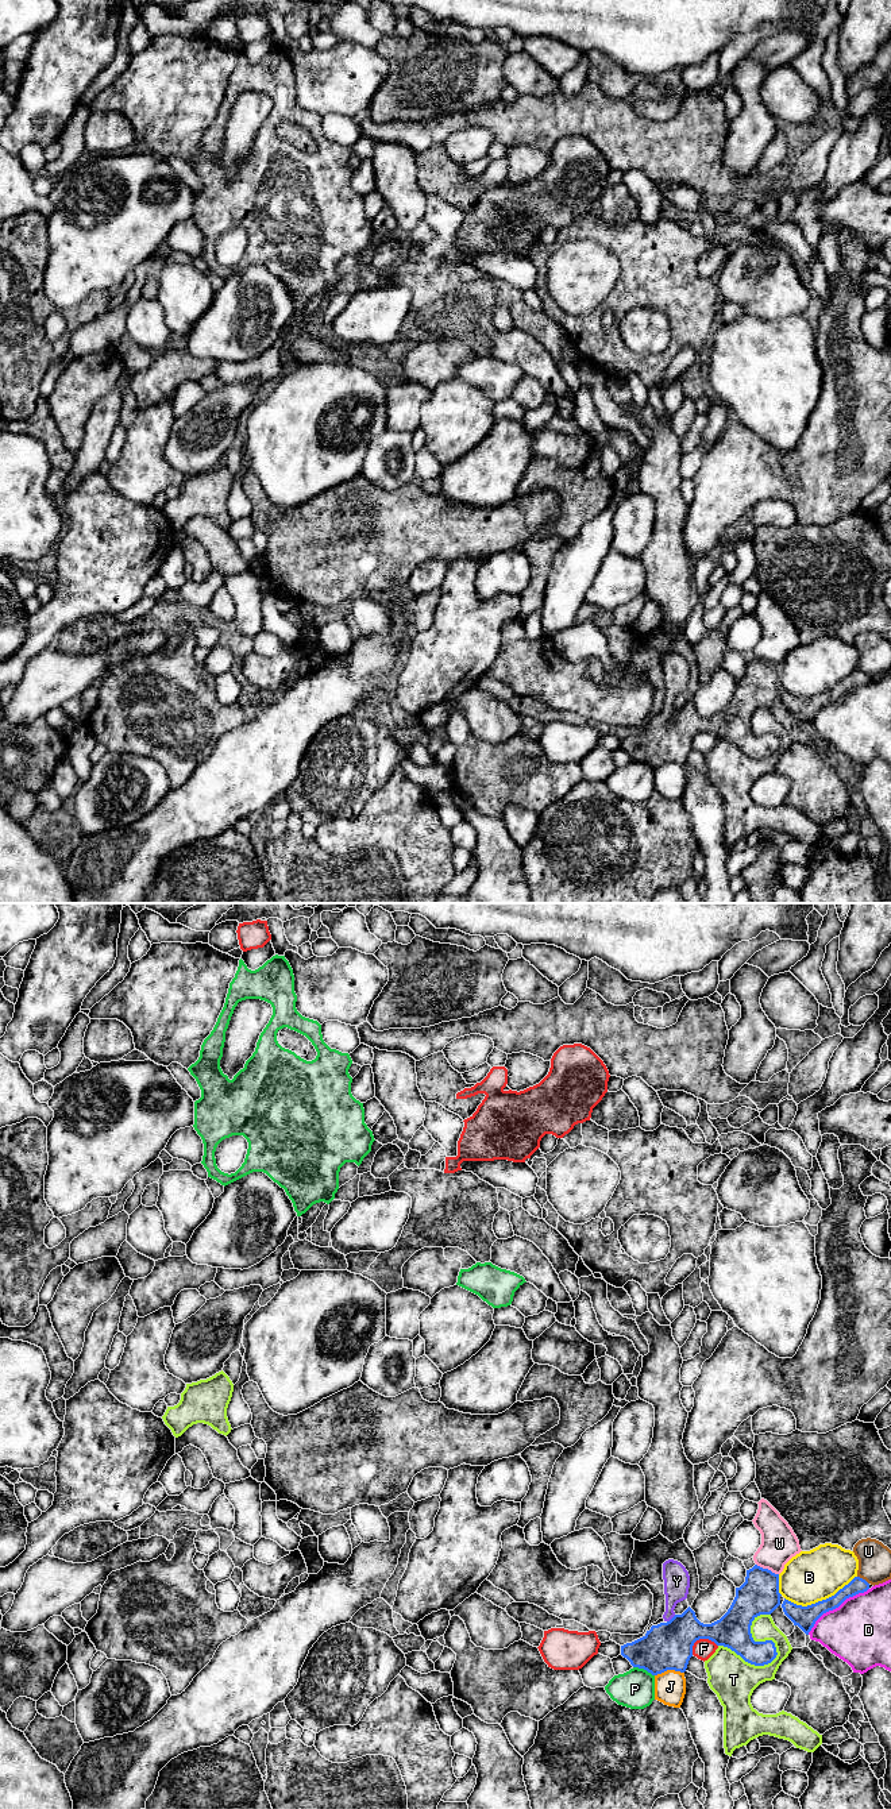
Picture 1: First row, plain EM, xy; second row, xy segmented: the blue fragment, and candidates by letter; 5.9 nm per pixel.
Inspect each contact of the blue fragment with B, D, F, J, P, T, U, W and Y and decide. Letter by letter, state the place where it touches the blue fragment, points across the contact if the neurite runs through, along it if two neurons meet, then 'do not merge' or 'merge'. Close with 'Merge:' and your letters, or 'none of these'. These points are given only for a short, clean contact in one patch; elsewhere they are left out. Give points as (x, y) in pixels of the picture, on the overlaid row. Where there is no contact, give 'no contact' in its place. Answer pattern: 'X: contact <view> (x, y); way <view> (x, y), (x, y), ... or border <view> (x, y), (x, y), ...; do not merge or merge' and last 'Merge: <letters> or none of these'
B: contact xy (820, 1601); do not merge
D: contact xy (836, 1607); do not merge
F: contact xy (699, 1638); do not merge
J: contact xy (668, 1669); do not merge
P: contact xy (644, 1669); do not merge
T: contact xy (775, 1651); do not merge
U: contact xy (861, 1578); do not merge
W: contact xy (767, 1569); border xy (756, 1563), (778, 1574); do not merge
Y: contact xy (672, 1617); way xy (668, 1646), (672, 1640), (672, 1617), (670, 1603), (677, 1581); merge
Merge: Y

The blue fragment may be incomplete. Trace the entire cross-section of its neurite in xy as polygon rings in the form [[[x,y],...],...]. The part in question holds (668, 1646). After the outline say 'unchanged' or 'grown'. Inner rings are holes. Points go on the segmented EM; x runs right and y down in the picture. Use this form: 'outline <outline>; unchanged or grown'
outline [[[674,1559],[666,1561],[663,1563],[663,1580],[666,1594],[664,1621],[652,1625],[643,1638],[621,1646],[621,1655],[633,1667],[644,1669],[652,1675],[662,1674],[667,1670],[684,1673],[693,1656],[693,1646],[699,1639],[709,1639],[717,1646],[728,1647],[745,1662],[755,1666],[768,1665],[776,1658],[775,1643],[772,1640],[755,1642],[751,1634],[751,1625],[757,1616],[771,1615],[780,1605],[779,1574],[757,1565],[747,1570],[745,1582],[740,1588],[736,1588],[736,1597],[730,1608],[720,1620],[711,1624],[701,1623],[690,1606],[682,1615],[674,1612],[676,1604],[687,1598],[690,1588],[688,1571],[680,1562]]]; grown

